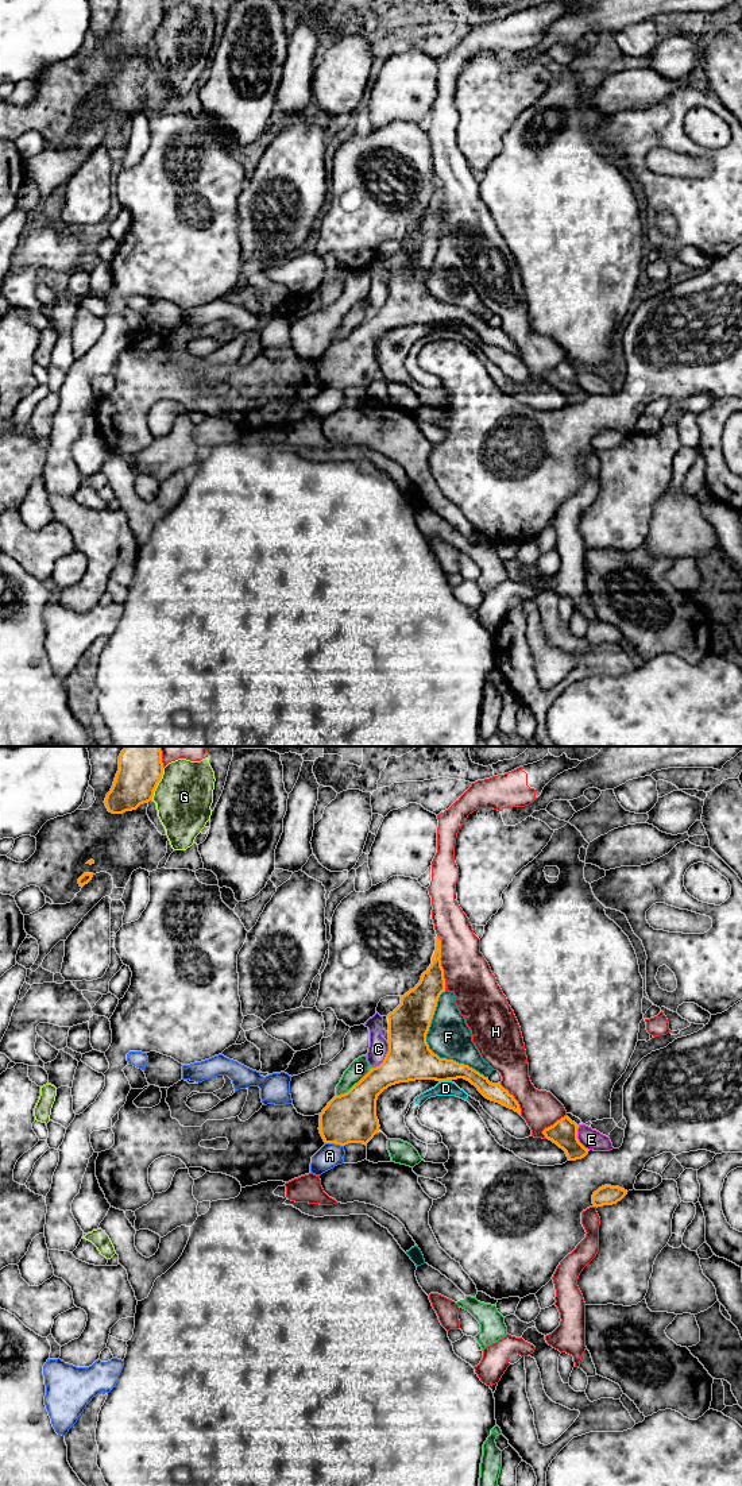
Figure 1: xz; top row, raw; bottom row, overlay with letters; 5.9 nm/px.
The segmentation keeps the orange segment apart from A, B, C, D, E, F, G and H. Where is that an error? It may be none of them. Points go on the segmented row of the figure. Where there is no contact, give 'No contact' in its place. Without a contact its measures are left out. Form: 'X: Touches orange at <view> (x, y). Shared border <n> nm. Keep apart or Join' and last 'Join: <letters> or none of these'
A: Touches orange at xz (335, 1143). Shared border 110 nm. Keep apart
B: Touches orange at xz (355, 1084). Shared border 260 nm. Keep apart
C: Touches orange at xz (385, 1057). Shared border 190 nm. Keep apart
D: Touches orange at xz (444, 1080). Shared border 40 nm. Keep apart
E: Touches orange at xz (576, 1138). Shared border 170 nm. Keep apart
F: Touches orange at xz (428, 1048). Shared border 600 nm. Keep apart
G: Touches orange at xz (157, 784). Shared border 200 nm. Keep apart
H: Touches orange at xz (440, 962). Shared border 340 nm. Keep apart
Join: none of these

